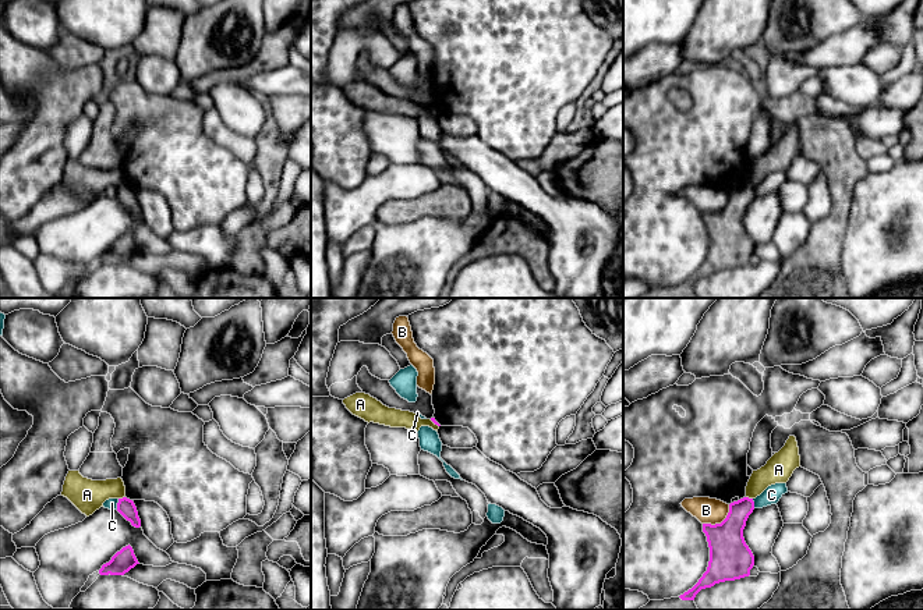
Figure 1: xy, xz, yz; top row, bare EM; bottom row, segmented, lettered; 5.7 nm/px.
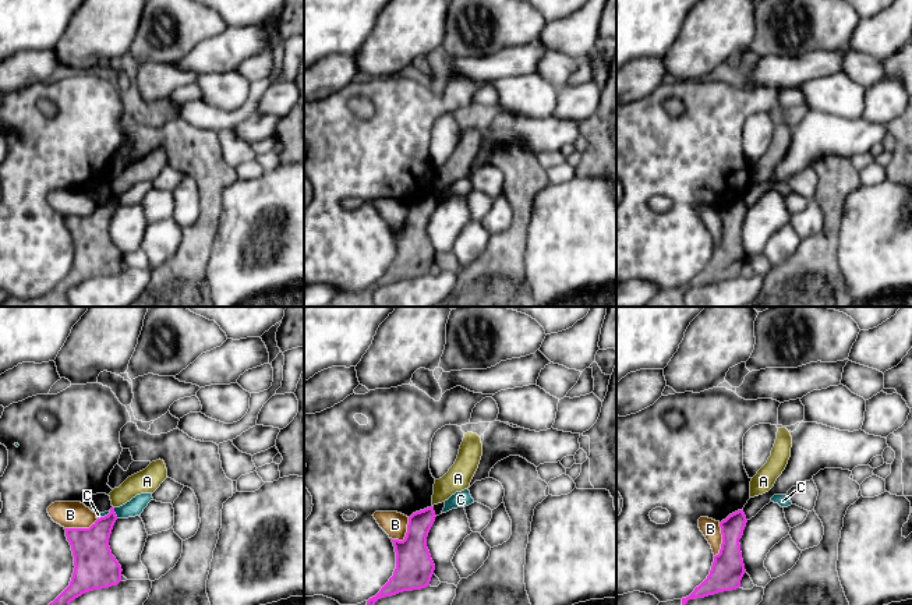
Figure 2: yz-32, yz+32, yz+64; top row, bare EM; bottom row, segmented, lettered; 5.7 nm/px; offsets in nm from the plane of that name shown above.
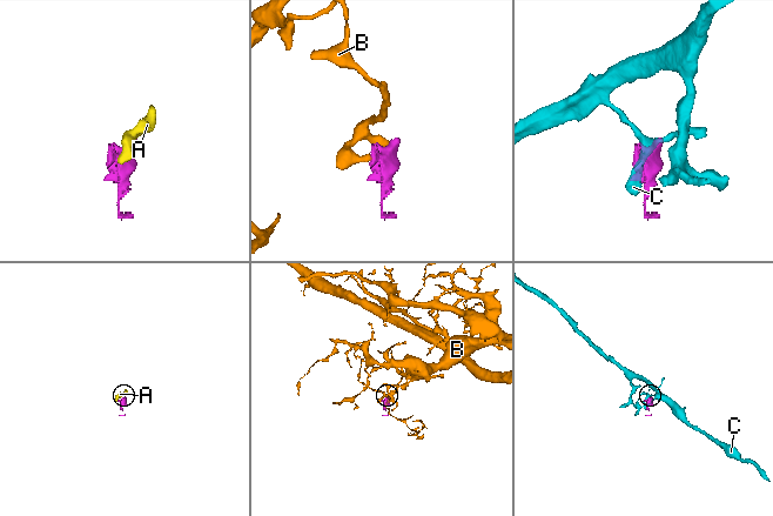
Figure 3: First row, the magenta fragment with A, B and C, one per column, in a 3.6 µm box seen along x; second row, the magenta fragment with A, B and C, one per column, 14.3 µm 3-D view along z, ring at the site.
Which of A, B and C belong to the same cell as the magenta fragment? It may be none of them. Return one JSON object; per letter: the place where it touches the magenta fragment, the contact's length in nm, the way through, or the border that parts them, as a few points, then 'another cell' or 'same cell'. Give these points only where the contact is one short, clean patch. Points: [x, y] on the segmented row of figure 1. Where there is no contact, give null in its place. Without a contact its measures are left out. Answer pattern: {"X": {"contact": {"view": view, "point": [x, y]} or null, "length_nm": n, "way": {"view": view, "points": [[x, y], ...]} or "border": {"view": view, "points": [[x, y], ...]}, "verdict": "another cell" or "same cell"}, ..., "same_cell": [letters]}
{"A": {"contact": {"view": "xy", "point": [123, 497]}, "length_nm": 40, "border": {"view": "xy", "points": [[124, 496], [119, 499]]}, "verdict": "another cell"}, "B": {"contact": {"view": "yz", "point": [721, 522]}, "length_nm": 200, "border": {"view": "yz", "points": [[729, 504], [728, 514], [720, 522], [703, 524]]}, "verdict": "another cell"}, "C": {"contact": {"view": "xy", "point": [117, 504]}, "length_nm": 70, "verdict": "another cell"}, "same_cell": []}

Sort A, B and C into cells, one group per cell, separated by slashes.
A / B / C

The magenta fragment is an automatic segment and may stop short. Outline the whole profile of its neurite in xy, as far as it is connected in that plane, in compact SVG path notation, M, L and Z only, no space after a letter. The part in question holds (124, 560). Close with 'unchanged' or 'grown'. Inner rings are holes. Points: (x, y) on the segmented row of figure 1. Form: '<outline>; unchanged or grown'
M128 545L117 552L112 560L102 565L99 570L100 575L124 575L131 568L134 568L138 563L132 547Z; unchanged

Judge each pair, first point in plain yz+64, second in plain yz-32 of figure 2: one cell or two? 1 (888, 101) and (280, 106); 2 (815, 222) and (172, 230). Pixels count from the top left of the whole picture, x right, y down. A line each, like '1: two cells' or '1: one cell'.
1: one cell
2: two cells

